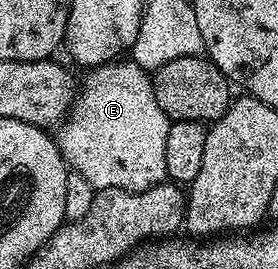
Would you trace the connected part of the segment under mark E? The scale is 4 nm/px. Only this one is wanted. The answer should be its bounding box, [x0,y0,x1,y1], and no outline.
[56,58,171,192]

